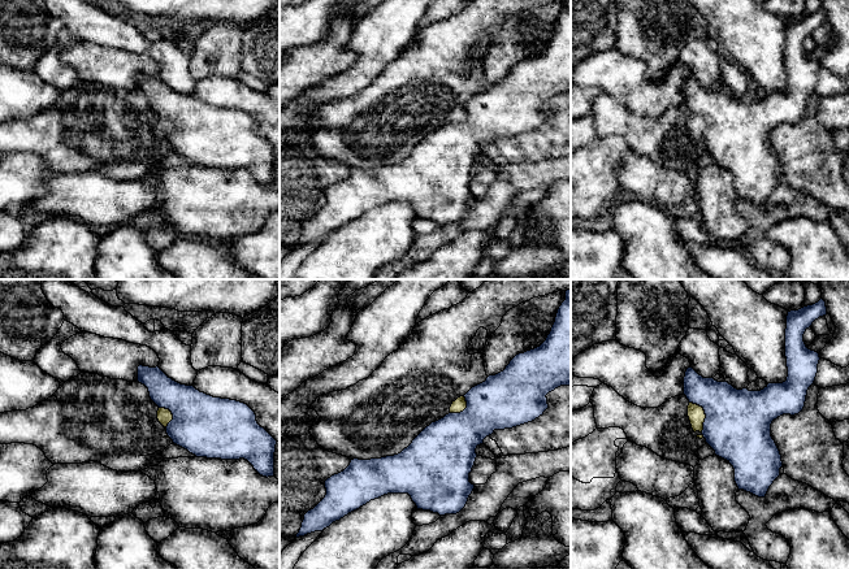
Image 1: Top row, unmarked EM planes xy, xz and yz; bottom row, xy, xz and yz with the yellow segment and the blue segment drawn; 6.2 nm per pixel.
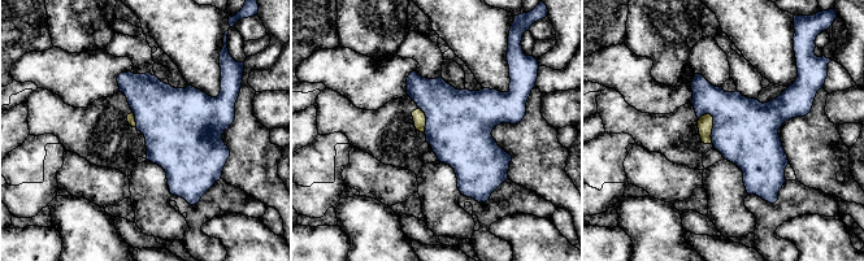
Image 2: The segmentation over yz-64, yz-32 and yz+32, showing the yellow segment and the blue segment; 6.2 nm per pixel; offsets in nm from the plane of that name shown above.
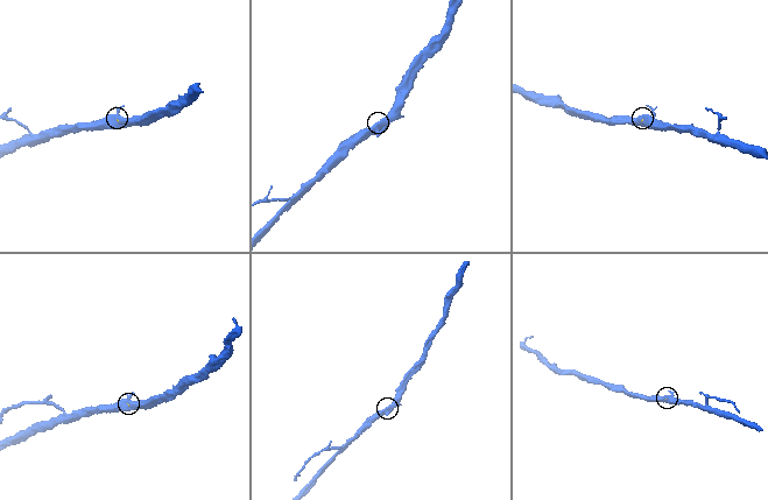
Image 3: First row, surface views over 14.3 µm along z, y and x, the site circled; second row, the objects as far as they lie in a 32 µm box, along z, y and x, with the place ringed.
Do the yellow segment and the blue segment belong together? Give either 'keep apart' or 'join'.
keep apart

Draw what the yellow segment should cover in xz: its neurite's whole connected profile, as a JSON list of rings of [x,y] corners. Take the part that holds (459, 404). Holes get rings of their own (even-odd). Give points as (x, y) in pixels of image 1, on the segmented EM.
[[[488,279],[467,297],[445,310],[426,317],[416,323],[412,334],[403,340],[397,351],[367,378],[346,390],[319,396],[309,408],[317,412],[309,433],[324,449],[348,457],[350,460],[371,460],[394,456],[407,448],[412,440],[432,422],[449,413],[460,413],[467,408],[464,395],[475,386],[486,381],[482,353],[468,353],[480,327],[488,330],[488,336],[501,326],[503,316],[521,303],[571,288],[571,279]]]

